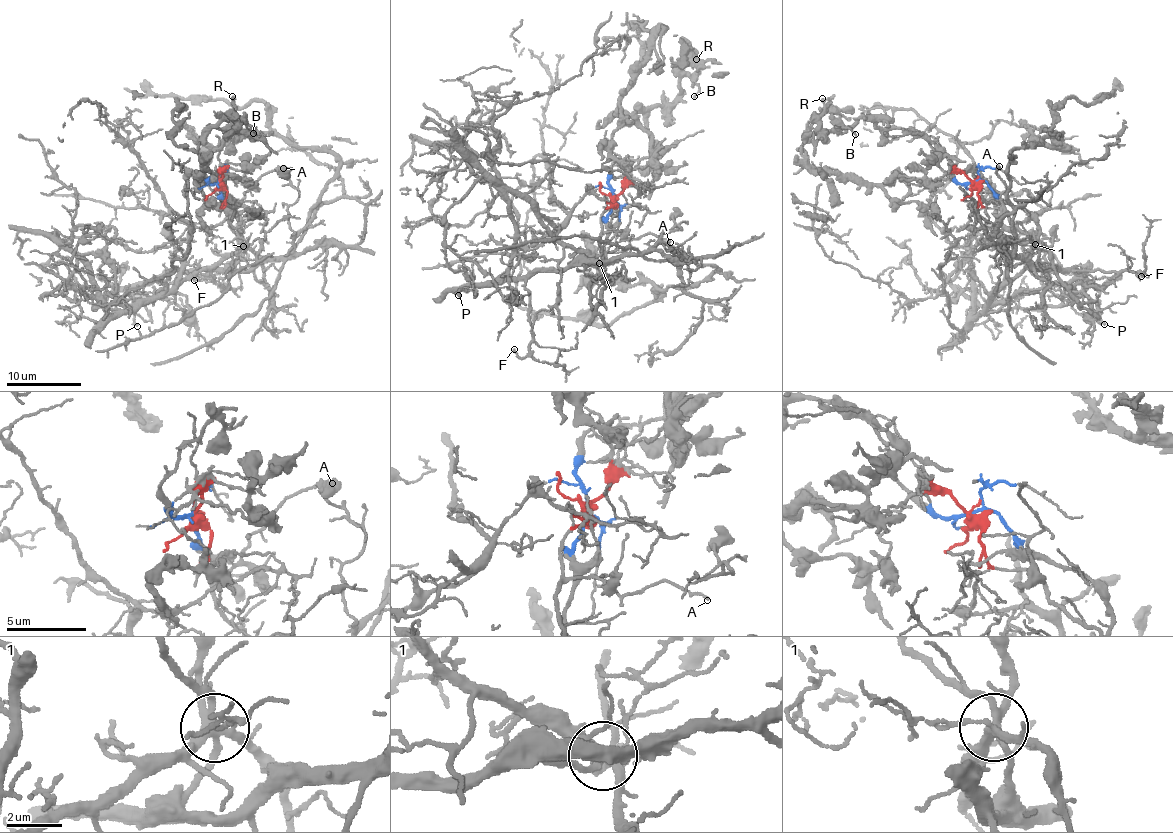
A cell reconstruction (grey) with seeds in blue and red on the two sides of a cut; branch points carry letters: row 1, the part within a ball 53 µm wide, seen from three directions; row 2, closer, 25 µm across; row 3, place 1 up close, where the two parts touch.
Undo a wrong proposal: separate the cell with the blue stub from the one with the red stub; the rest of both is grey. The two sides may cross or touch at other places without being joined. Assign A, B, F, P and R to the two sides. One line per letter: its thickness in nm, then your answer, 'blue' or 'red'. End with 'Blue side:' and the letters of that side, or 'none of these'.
A: calibre 150 nm; red
B: calibre 170 nm; blue
F: calibre 140 nm; red
P: calibre 200 nm; red
R: calibre 190 nm; blue
Blue side: B, R

